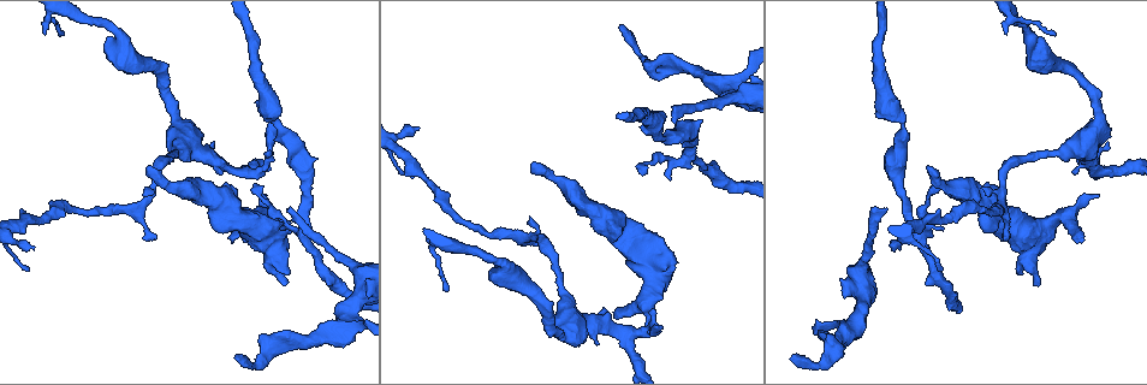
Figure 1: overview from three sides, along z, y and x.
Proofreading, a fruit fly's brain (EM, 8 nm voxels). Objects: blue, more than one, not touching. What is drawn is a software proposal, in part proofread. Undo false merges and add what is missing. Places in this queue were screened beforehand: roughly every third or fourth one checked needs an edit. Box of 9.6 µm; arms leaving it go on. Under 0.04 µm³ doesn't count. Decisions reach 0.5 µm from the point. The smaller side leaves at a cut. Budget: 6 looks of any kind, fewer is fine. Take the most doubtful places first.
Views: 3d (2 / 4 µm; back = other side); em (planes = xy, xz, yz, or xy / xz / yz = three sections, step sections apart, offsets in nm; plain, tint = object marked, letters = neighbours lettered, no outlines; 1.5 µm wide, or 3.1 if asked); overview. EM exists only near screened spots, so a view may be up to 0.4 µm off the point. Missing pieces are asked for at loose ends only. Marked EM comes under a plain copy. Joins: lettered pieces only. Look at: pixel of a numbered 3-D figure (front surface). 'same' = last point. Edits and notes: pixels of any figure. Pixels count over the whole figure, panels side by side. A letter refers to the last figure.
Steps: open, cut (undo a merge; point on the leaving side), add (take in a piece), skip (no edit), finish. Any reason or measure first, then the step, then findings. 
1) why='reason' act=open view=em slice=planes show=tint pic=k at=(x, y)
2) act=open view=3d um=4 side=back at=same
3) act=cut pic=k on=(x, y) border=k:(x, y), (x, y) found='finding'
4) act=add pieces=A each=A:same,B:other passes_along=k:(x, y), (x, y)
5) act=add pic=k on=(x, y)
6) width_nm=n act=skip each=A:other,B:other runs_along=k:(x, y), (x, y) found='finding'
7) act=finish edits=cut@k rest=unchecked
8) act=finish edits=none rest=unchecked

act=open view=em slice=planes show=letters pic=1 at=(673, 118)

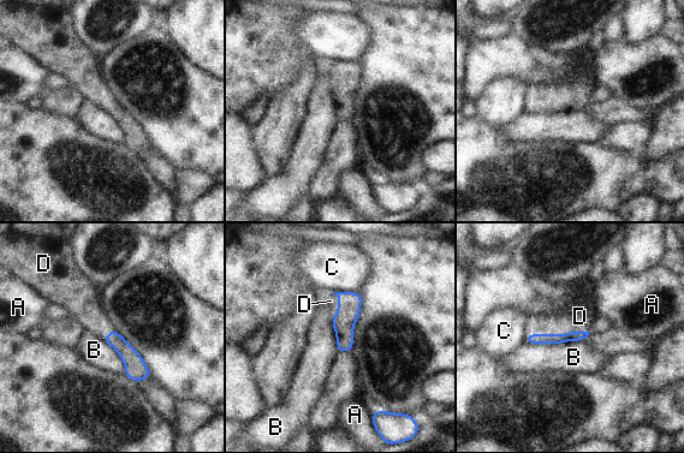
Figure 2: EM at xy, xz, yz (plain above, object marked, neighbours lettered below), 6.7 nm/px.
act=add pieces=D each=A:other,B:other,C:other,D:same passes_along=2:(547, 339), (558, 334), (580, 316) found='it goes on there'

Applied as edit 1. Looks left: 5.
why='free end' act=open view=em slice=planes show=letters pic=1 at=(1083, 241)

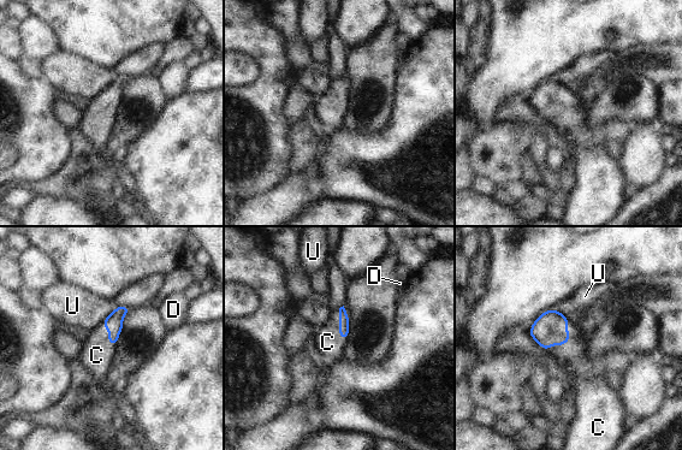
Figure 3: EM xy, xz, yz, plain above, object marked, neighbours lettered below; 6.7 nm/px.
act=add pieces=C each=C:same,D:other,U:other passes_along=3:(550, 329), (567, 341), (573, 355) found='the cell continues'

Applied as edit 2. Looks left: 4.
act=open view=3d um=4 pic=1 at=(531, 165)

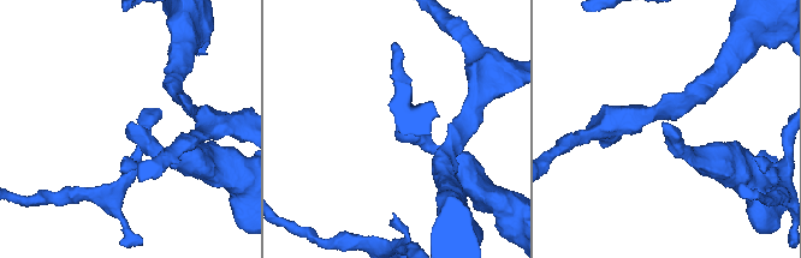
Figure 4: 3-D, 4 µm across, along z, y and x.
act=open view=em slice=planes show=letters pic=4 at=(663, 121)

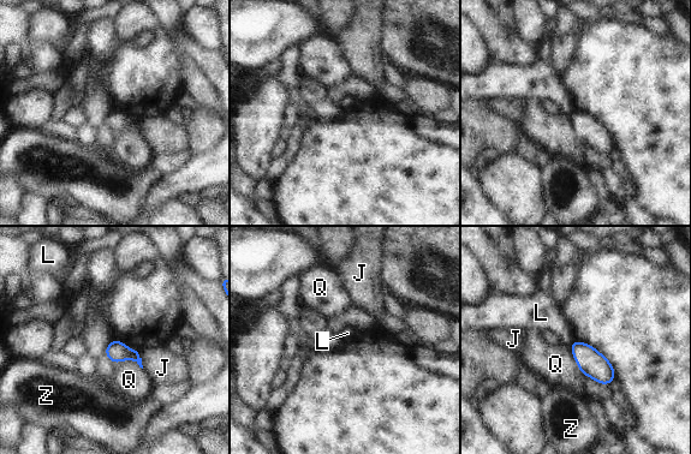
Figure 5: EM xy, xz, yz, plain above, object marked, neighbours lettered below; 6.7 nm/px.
act=skip each=J:other,L:other,Q:other,Z:other border=5:(576, 340), (570, 346) found='none of them fits'

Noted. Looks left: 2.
act=finish edits=add@2,add@3 rest=unchecked

